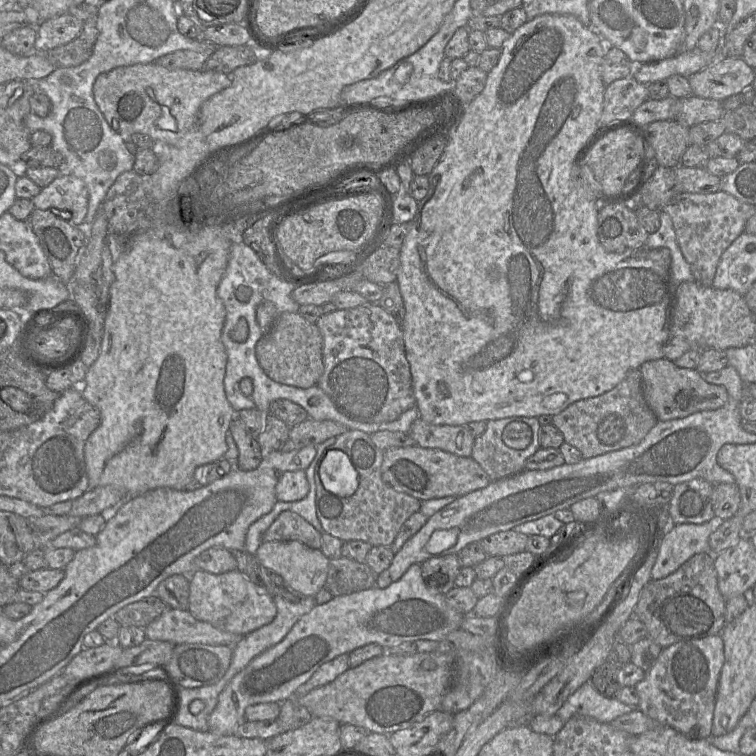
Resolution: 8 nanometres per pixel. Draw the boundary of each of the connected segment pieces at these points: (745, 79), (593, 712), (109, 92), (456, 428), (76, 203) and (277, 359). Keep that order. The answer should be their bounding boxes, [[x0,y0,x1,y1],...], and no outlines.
[[688,57,755,101],[556,682,637,723],[93,62,231,144],[409,419,475,457],[32,174,89,226],[256,312,324,389]]

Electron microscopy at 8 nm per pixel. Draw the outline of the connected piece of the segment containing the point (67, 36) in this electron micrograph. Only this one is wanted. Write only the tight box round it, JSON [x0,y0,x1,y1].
[36,13,84,52]

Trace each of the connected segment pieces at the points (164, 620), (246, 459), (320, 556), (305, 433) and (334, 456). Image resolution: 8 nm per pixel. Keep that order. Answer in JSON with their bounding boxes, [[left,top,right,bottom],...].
[[144,607,245,646],[229,417,265,471],[255,540,330,597],[281,418,349,451],[317,450,359,497]]

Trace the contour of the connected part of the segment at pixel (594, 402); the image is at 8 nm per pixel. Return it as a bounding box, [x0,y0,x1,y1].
[552,369,657,459]

